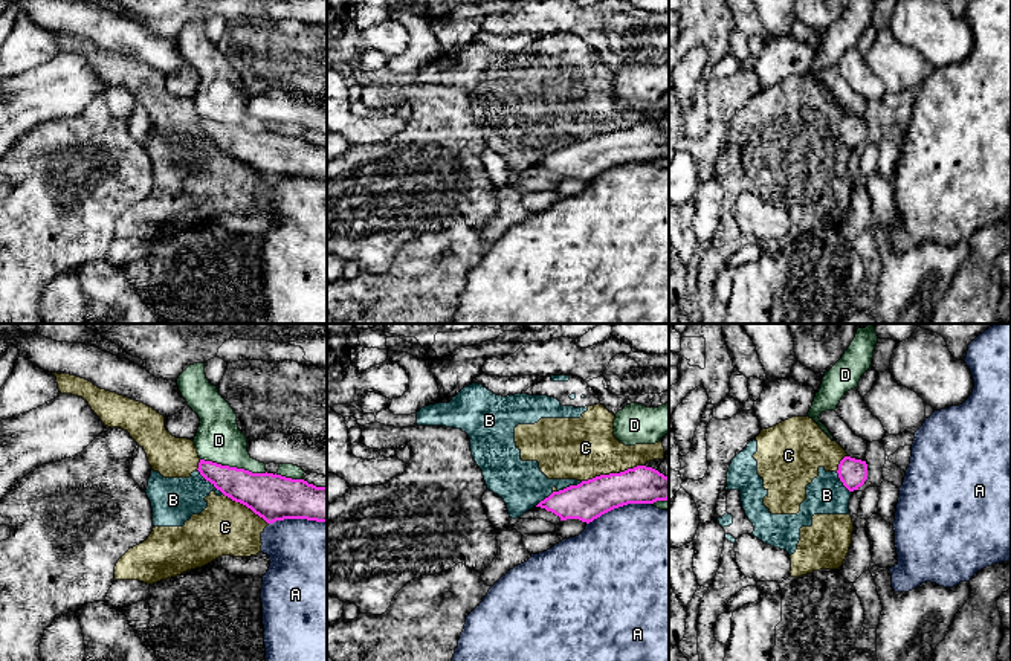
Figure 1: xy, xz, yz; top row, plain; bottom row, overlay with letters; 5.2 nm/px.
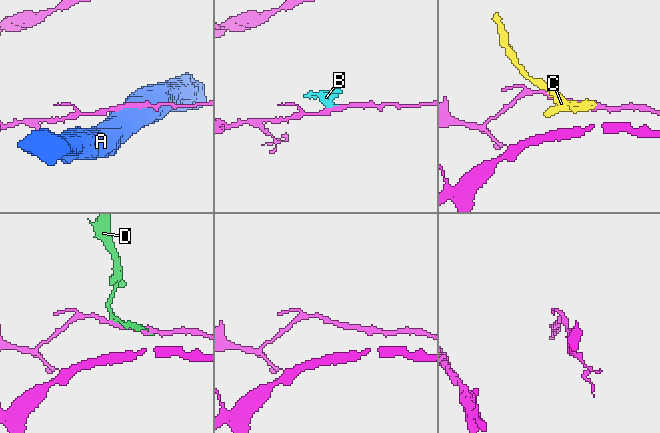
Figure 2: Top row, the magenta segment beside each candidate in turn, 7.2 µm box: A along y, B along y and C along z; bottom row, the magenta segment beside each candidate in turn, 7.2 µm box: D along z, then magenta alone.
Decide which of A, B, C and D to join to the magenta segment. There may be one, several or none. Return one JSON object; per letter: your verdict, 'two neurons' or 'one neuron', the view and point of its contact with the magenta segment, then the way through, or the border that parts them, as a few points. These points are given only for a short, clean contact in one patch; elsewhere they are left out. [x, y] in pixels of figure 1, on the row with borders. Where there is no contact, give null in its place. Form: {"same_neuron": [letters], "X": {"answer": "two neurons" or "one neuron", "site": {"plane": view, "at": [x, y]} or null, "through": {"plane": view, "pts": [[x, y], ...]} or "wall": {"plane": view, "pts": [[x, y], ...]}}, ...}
{"same_neuron": [], "A": {"answer": "two neurons", "site": {"plane": "xz", "at": [619, 506]}}, "B": {"answer": "two neurons", "site": {"plane": "xy", "at": [209, 481]}, "wall": {"plane": "xy", "pts": [[197, 469], [223, 493]]}}, "C": {"answer": "two neurons", "site": {"plane": "xz", "at": [613, 473]}}, "D": {"answer": "two neurons", "site": {"plane": "xy", "at": [234, 467]}}}

